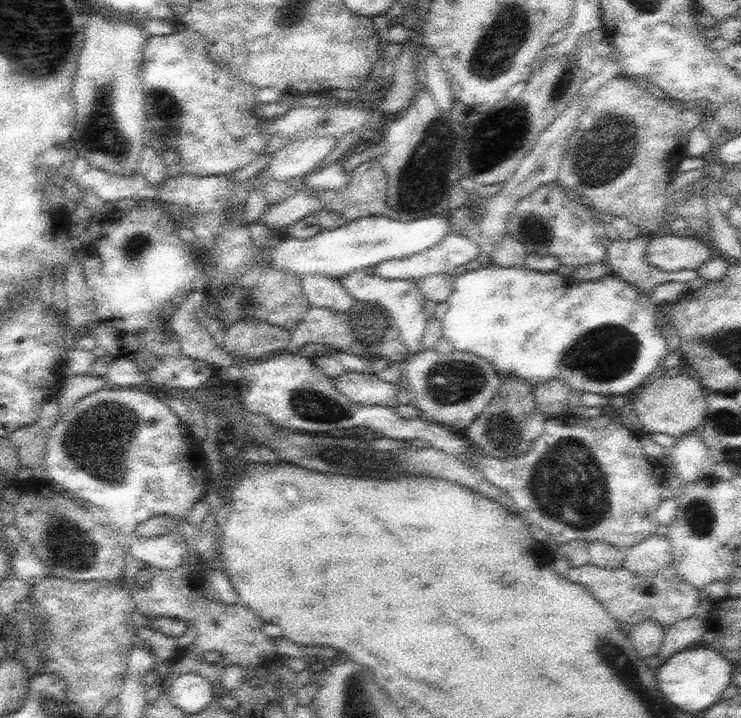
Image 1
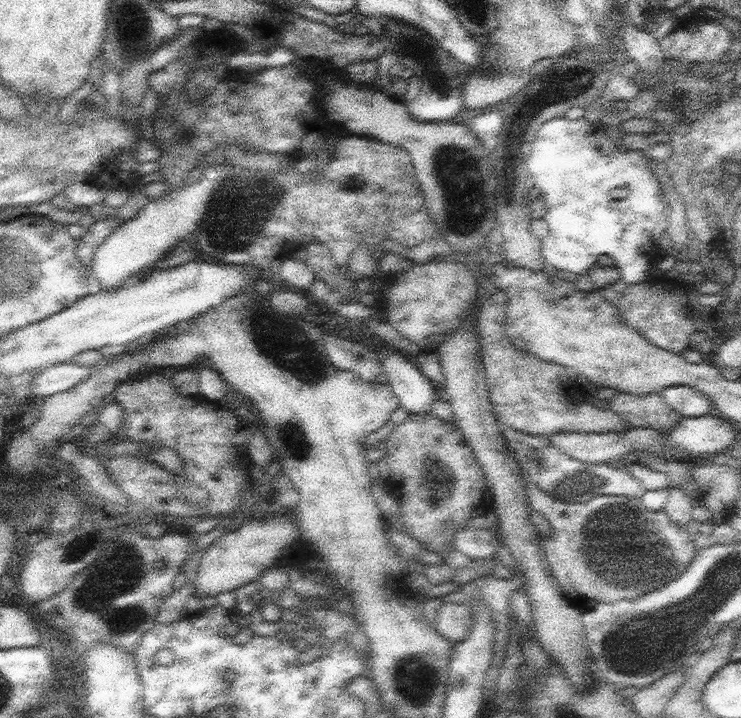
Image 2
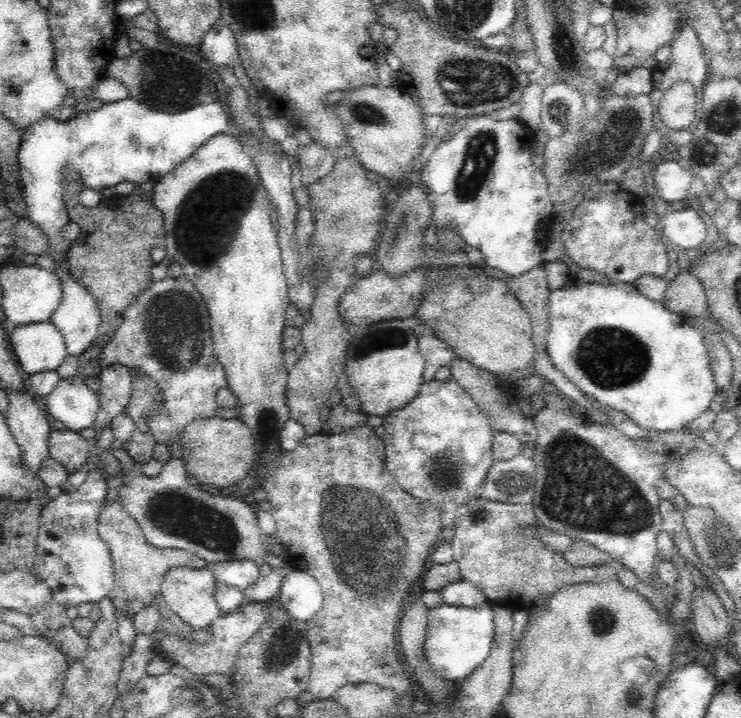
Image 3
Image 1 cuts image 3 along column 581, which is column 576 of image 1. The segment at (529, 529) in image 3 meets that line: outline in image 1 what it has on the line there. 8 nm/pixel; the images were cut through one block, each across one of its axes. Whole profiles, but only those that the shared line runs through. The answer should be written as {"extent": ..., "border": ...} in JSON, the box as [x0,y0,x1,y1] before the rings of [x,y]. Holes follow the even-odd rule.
{"extent":[567,563,704,632],"border":[[[589,563],[571,568],[567,578],[587,587],[618,623],[628,623],[635,627],[644,620],[654,620],[666,627],[666,632],[672,625],[695,616],[700,600],[704,597],[703,590],[696,589],[677,574],[674,564],[657,574],[639,578],[633,576],[625,565],[614,570]]]}

